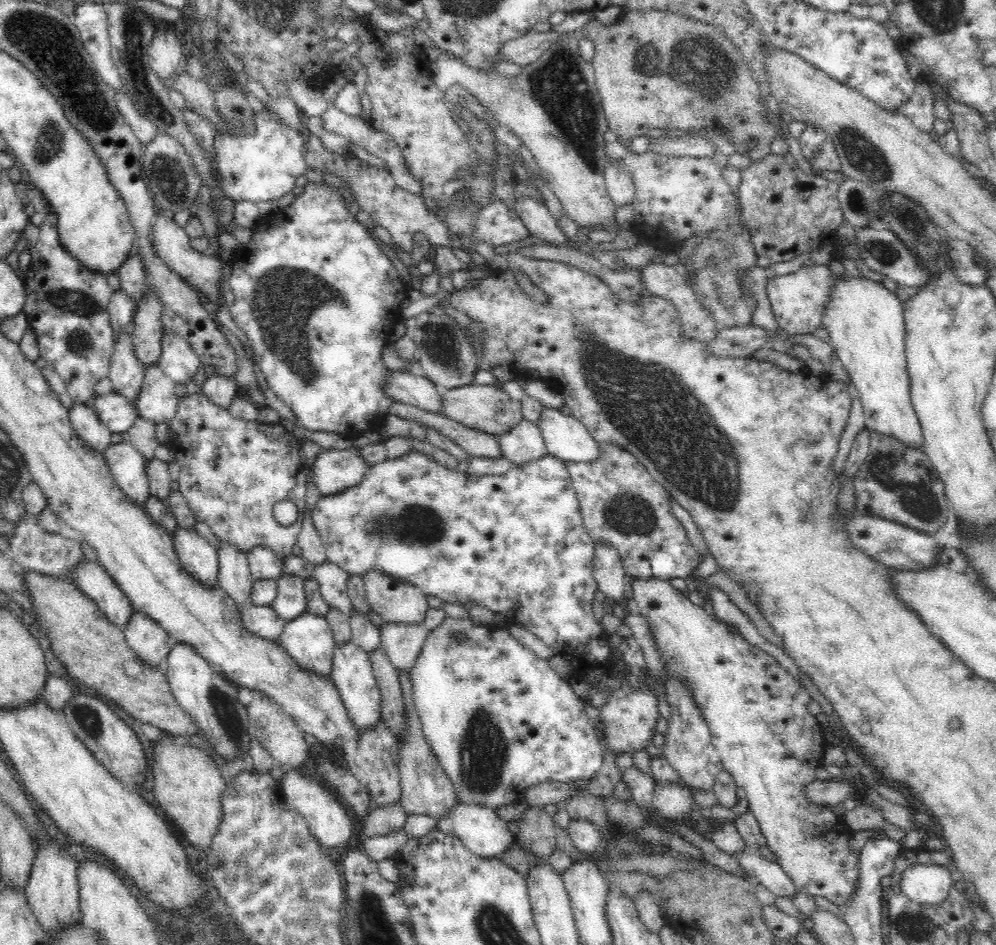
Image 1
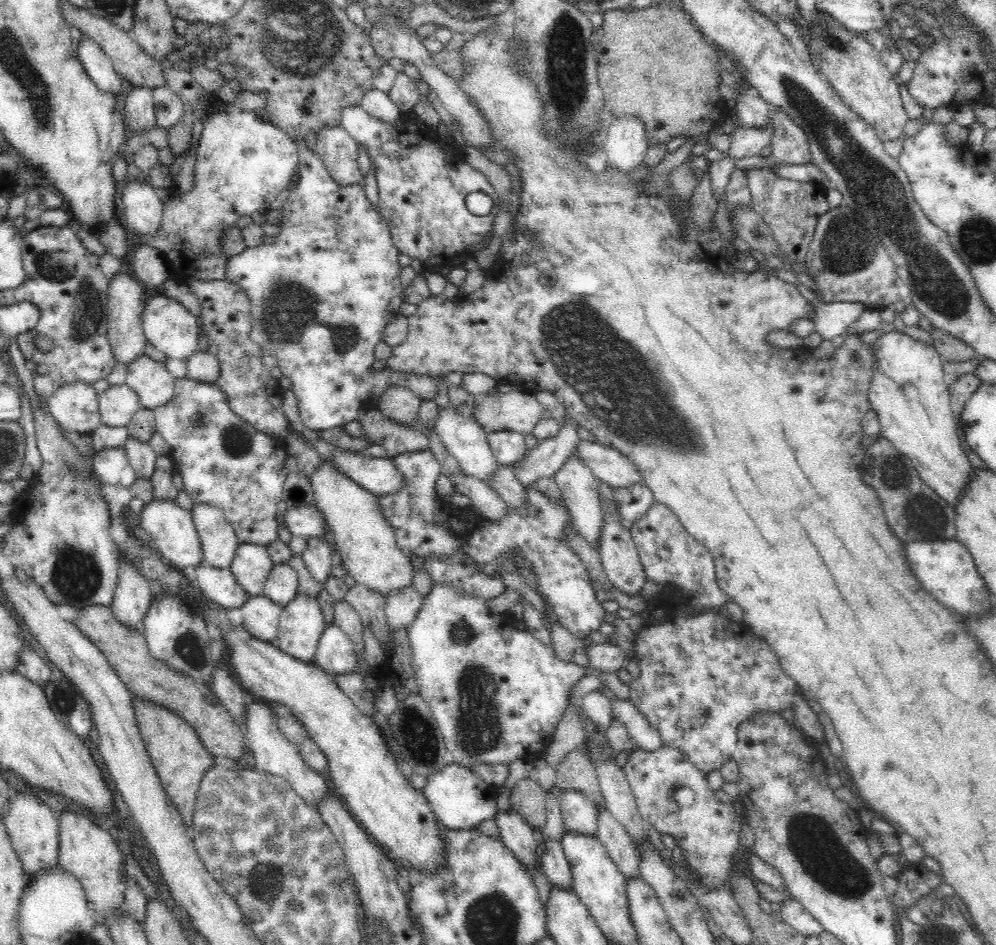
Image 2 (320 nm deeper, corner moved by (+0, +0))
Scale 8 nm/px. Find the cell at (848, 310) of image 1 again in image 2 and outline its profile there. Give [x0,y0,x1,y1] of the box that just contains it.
[868,328,974,509]

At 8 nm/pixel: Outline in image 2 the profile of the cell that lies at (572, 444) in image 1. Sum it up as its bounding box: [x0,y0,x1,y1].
[573,440,644,488]

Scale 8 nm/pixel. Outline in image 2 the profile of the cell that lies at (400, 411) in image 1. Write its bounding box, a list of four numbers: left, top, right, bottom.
[375,384,420,425]

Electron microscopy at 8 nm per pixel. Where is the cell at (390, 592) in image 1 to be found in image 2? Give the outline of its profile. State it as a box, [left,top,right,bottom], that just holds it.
[308,460,414,595]

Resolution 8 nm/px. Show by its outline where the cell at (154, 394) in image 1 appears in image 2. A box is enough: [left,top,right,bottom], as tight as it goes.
[125,353,175,409]

